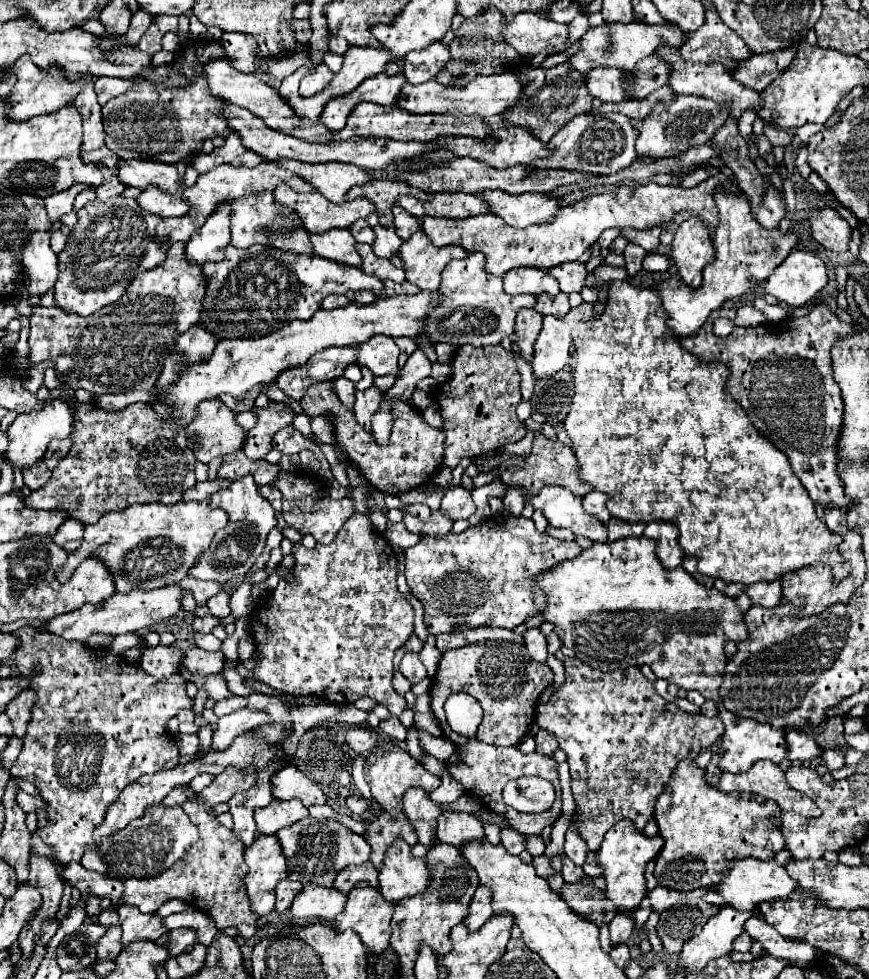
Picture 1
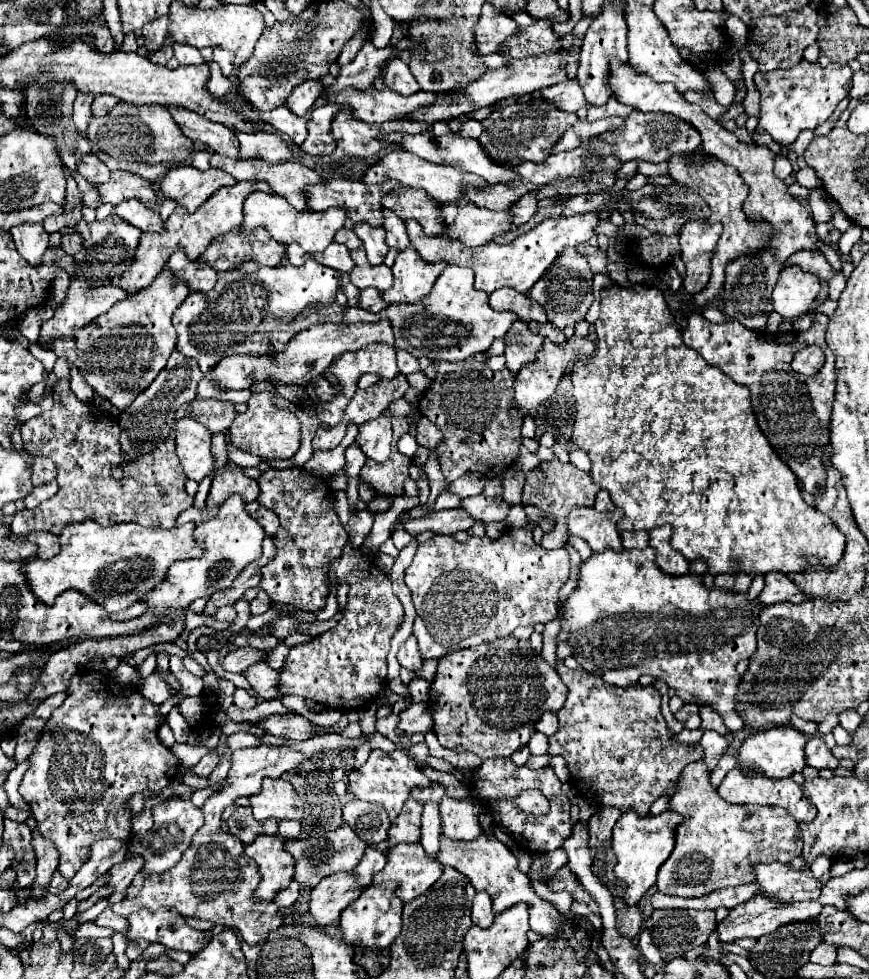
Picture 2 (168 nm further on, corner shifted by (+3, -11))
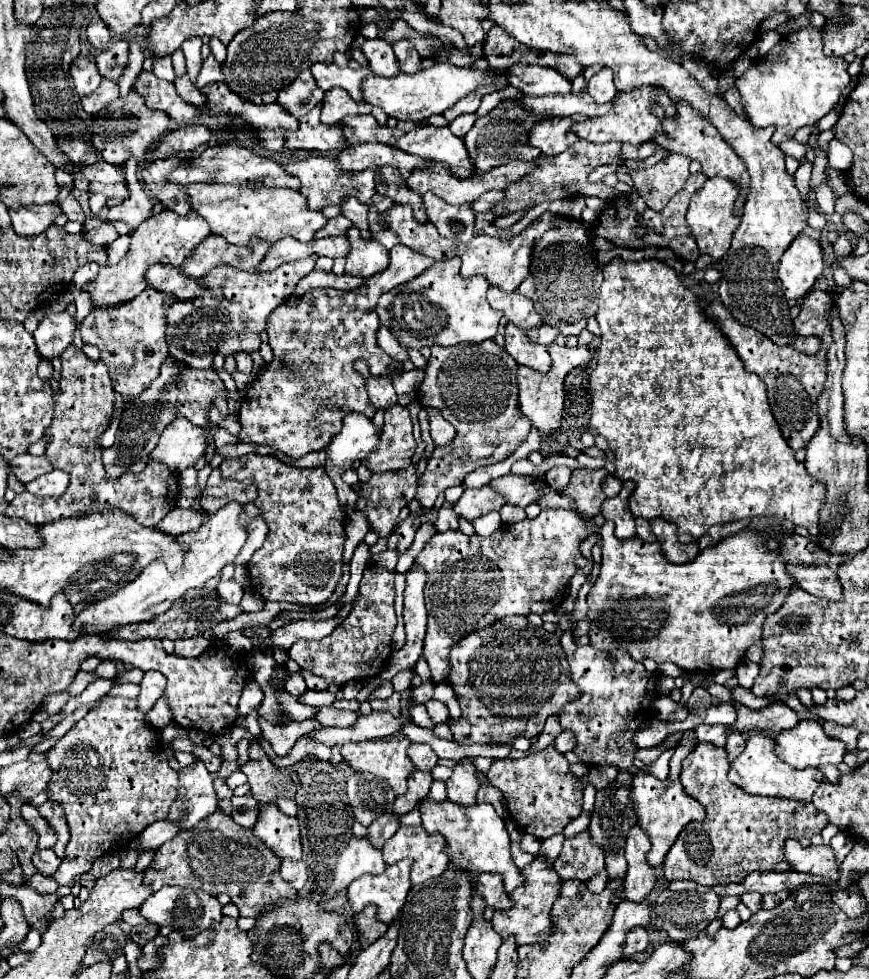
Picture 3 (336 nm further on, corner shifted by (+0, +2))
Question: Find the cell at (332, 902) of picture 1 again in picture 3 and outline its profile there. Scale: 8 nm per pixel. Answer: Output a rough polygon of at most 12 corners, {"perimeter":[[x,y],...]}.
{"perimeter":[[353,837],[341,853],[327,895],[363,873],[383,873],[381,849]]}

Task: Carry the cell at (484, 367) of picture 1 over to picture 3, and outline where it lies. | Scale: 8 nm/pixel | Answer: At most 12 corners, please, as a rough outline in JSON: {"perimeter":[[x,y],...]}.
{"perimeter":[[495,341],[431,347],[417,397],[455,427],[419,479],[423,511],[441,491],[507,459],[529,435],[517,363]]}

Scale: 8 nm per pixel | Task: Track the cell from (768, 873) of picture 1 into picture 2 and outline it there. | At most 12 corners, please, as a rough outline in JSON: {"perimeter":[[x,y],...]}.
{"perimeter":[[754,864],[760,896],[818,900],[820,880],[788,864]]}

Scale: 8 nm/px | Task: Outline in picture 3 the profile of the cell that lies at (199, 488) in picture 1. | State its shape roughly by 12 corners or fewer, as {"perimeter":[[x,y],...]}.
{"perimeter":[[173,508],[157,525],[171,537],[196,531],[205,512]]}

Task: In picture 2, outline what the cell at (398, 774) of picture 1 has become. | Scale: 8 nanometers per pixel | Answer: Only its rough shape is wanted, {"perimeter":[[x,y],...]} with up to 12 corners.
{"perimeter":[[402,748],[372,750],[348,786],[396,820],[412,788],[432,786]]}

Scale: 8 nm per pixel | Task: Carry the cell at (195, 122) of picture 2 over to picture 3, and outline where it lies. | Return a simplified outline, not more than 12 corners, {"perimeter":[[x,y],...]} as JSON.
{"perimeter":[[141,71],[133,91],[149,109],[175,123],[195,123],[201,111],[175,85]]}

